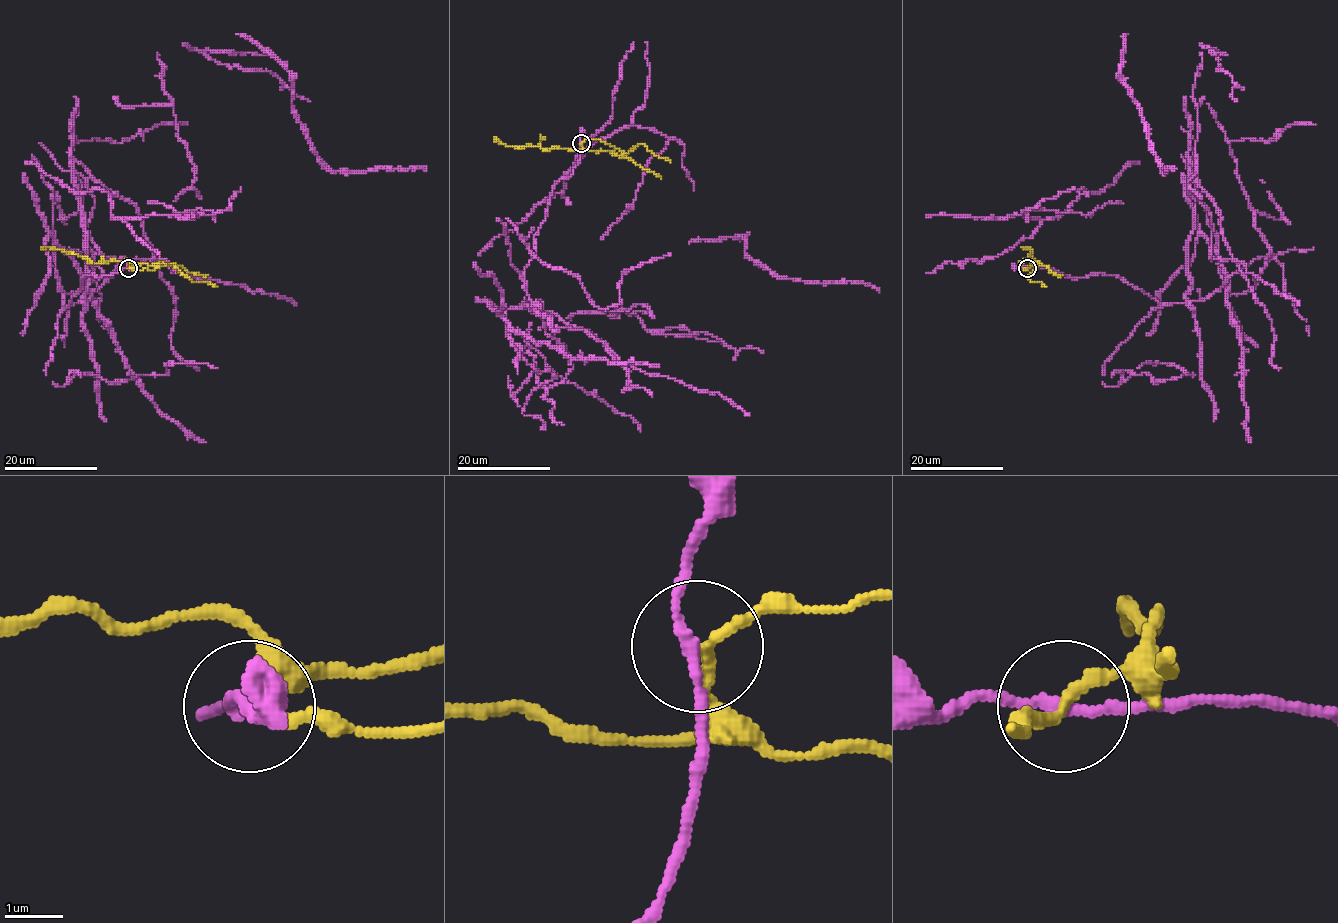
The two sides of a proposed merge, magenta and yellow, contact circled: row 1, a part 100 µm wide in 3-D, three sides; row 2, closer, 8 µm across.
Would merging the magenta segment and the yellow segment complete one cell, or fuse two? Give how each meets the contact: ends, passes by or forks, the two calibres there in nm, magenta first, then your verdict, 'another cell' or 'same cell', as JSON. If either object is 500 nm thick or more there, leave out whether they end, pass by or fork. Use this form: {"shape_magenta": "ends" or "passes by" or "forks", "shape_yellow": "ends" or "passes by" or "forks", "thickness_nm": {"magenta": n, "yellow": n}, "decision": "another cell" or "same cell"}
{"shape_magenta": "passes by", "shape_yellow": "passes by", "thickness_nm": {"magenta": 180, "yellow": 180}, "decision": "another cell"}

